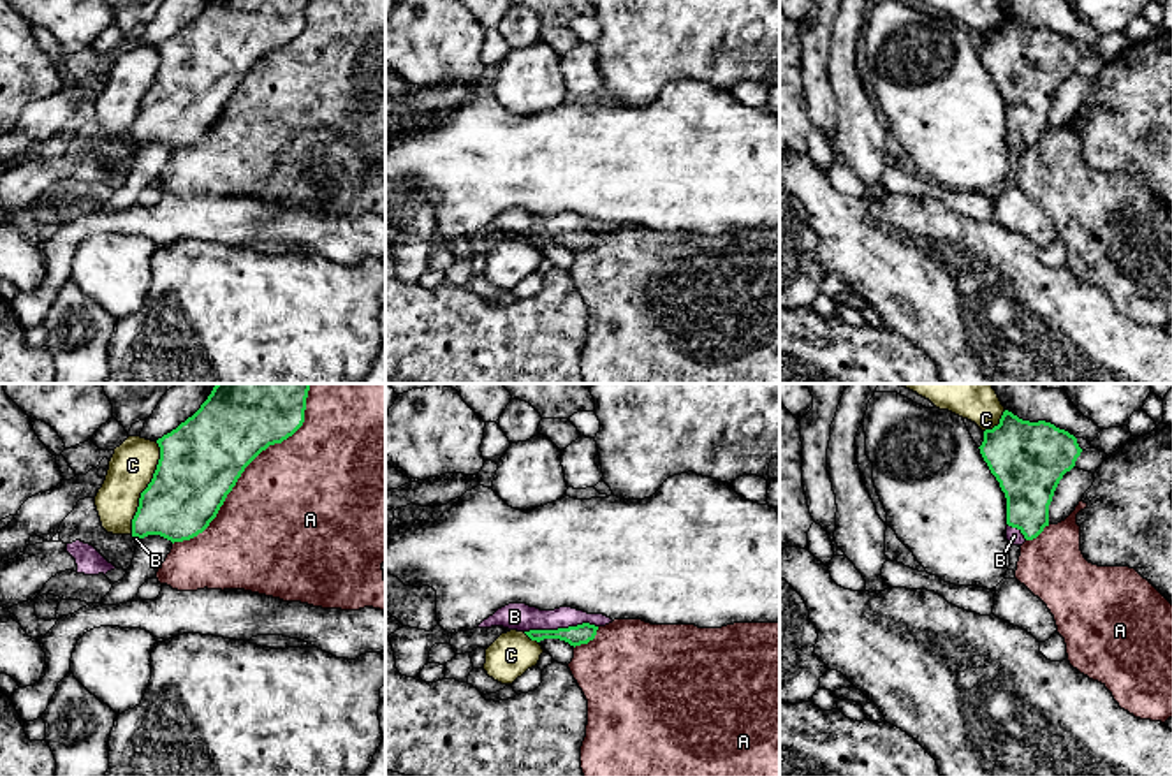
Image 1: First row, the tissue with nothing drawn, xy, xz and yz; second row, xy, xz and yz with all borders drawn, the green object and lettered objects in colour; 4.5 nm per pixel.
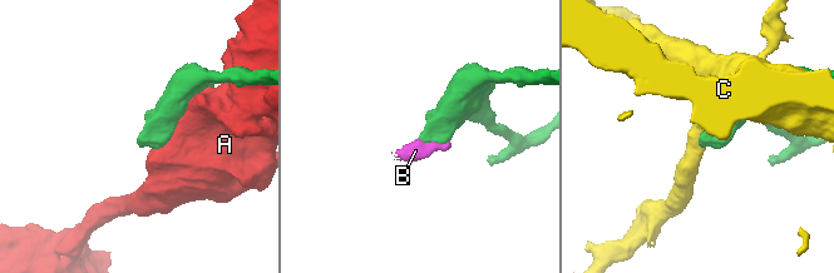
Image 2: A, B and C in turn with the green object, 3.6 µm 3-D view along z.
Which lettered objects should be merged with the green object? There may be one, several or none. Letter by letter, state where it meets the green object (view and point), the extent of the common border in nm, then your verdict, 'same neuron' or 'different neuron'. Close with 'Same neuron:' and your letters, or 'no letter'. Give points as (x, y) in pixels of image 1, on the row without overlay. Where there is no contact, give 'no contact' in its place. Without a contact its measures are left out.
A: contact xy (243, 76); length 950 nm; different neuron
B: contact xz (560, 234); length 340 nm; same neuron
C: contact xy (146, 94); length 440 nm; different neuron
Same neuron: B

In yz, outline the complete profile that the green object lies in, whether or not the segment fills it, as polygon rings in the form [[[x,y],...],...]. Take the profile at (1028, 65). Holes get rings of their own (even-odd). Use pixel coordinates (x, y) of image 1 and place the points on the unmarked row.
[[[1005,16],[1000,30],[984,37],[978,53],[1007,104],[1007,146],[1022,151],[1049,132],[1049,111],[1082,55],[1077,44],[1051,28],[1022,26]]]

